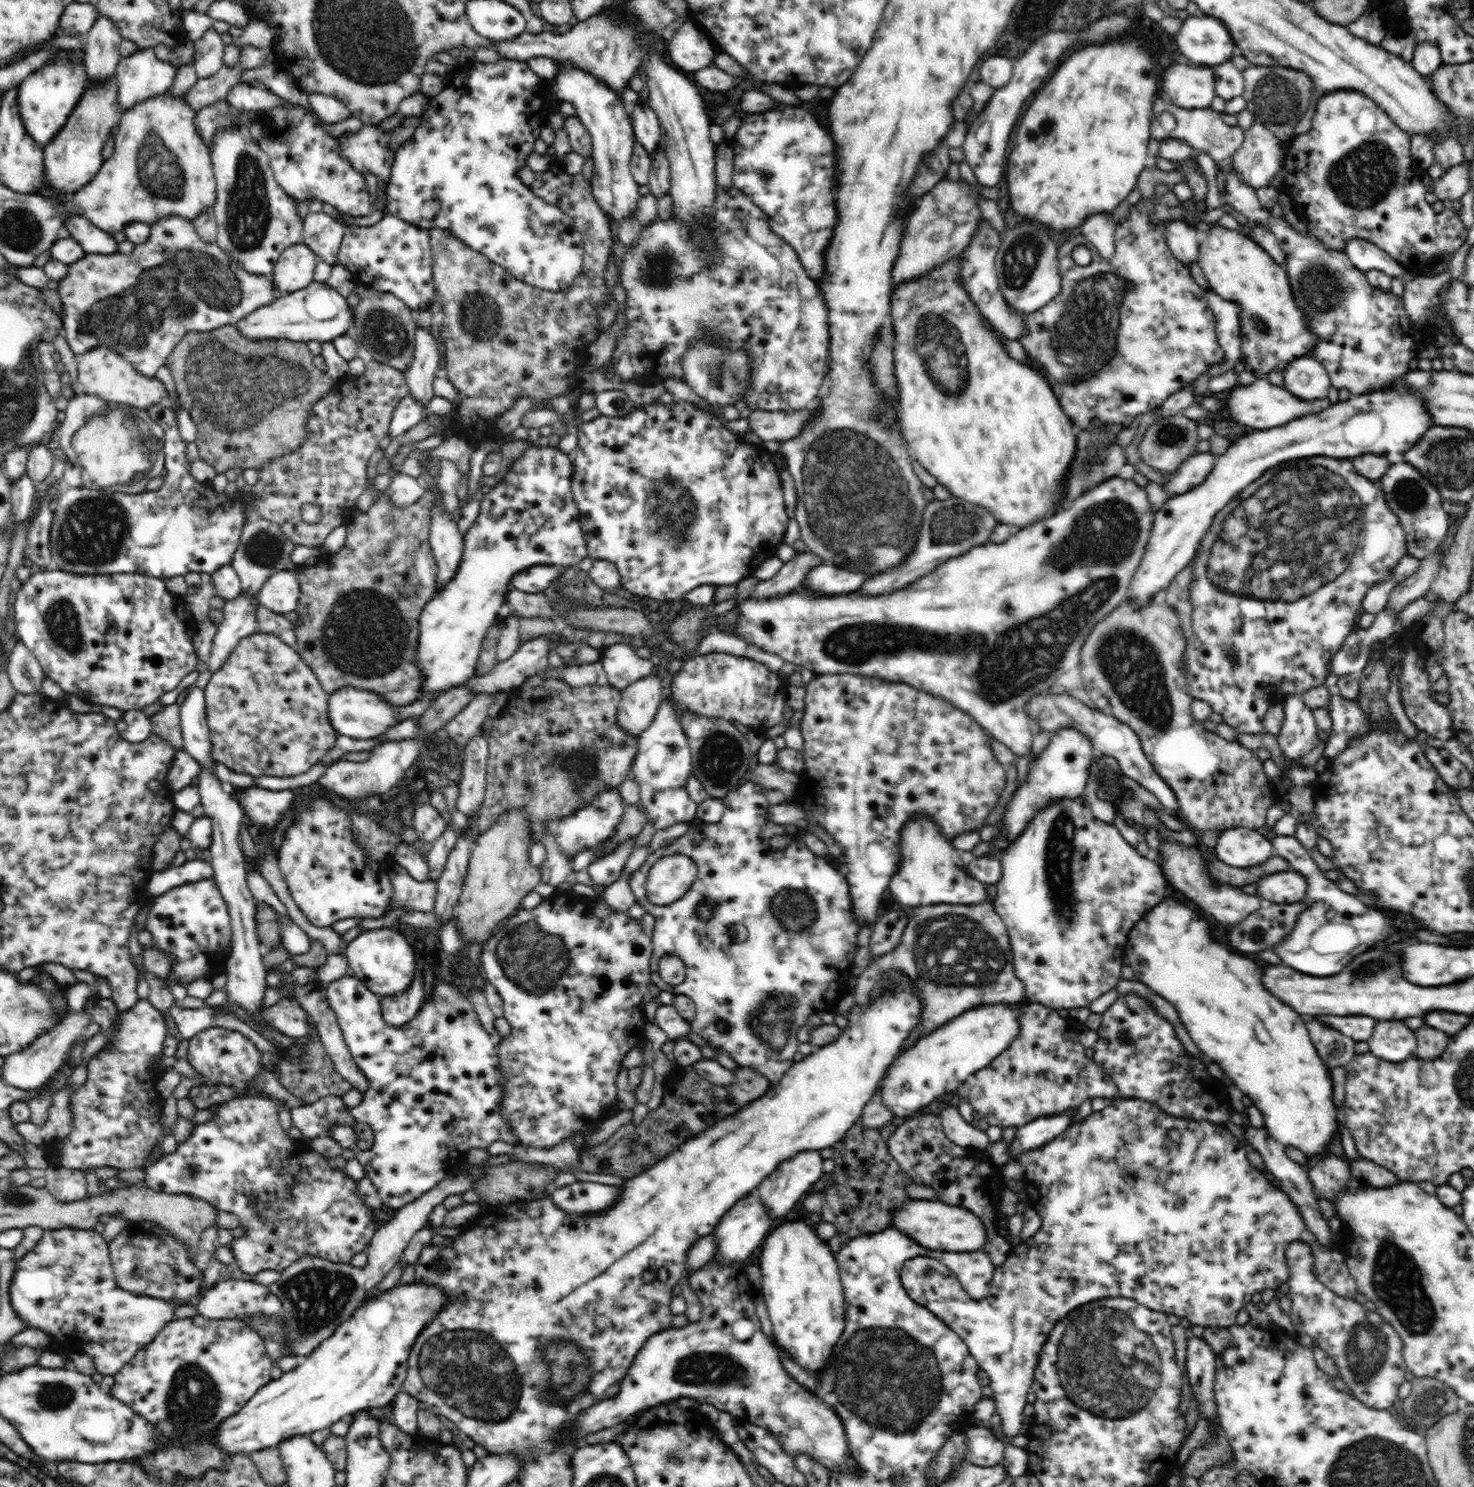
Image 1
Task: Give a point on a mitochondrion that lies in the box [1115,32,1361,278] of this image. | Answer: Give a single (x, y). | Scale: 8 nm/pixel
(1277, 98)

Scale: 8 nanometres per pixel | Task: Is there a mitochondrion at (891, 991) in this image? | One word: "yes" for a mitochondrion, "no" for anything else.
no

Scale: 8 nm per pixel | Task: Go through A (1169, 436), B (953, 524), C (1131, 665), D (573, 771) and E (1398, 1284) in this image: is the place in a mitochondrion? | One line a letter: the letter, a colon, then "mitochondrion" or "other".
A: mitochondrion
B: mitochondrion
C: mitochondrion
D: mitochondrion
E: mitochondrion

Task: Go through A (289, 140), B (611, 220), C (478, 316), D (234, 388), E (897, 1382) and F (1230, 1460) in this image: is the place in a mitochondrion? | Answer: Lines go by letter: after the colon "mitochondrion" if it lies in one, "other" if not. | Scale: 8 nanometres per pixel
A: other
B: other
C: mitochondrion
D: mitochondrion
E: mitochondrion
F: other

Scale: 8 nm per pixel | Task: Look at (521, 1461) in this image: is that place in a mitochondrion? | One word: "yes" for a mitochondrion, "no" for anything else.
no

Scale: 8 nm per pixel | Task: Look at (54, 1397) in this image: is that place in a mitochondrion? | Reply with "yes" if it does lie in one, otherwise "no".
yes

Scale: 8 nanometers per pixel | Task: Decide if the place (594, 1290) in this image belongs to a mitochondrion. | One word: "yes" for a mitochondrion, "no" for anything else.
no

